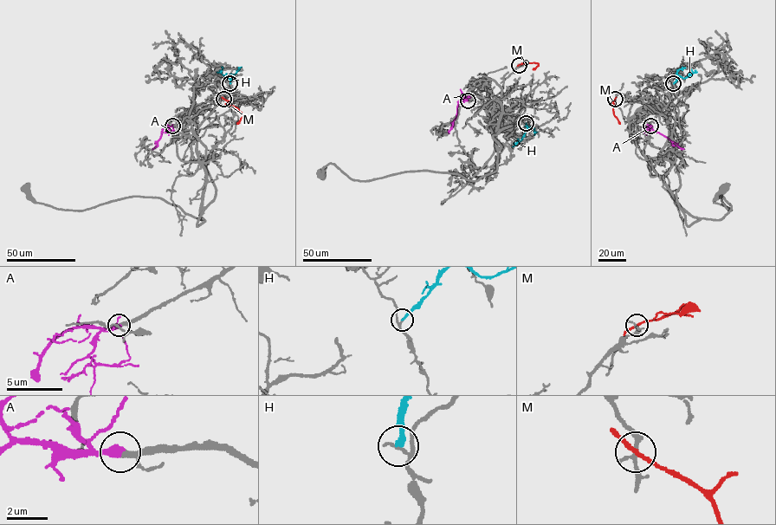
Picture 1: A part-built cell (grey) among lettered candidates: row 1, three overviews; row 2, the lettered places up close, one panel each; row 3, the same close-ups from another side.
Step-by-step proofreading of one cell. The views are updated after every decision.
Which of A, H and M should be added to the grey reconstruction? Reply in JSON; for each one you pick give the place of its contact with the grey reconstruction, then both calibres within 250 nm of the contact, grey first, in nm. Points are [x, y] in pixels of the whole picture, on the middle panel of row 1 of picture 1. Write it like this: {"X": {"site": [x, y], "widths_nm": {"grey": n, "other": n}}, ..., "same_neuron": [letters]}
{"A": {"site": [468, 100], "widths_nm": {"grey": 240, "other": 400}}, "same_neuron": ["A"]}

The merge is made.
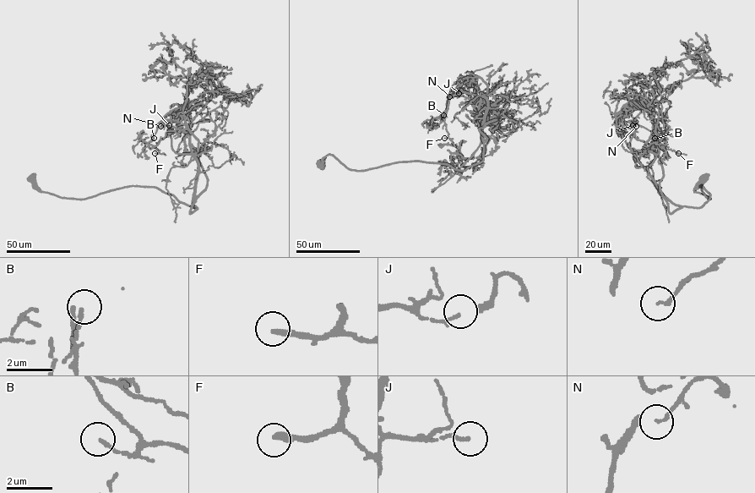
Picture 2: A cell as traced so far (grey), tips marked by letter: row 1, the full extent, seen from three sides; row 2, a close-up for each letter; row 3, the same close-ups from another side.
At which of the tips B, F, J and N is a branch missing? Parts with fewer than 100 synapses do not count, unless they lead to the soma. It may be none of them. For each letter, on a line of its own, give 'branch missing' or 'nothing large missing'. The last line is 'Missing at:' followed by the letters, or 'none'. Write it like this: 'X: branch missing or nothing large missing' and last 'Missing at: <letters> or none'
B: nothing large missing
F: branch missing
J: nothing large missing
N: nothing large missing
Missing at: F

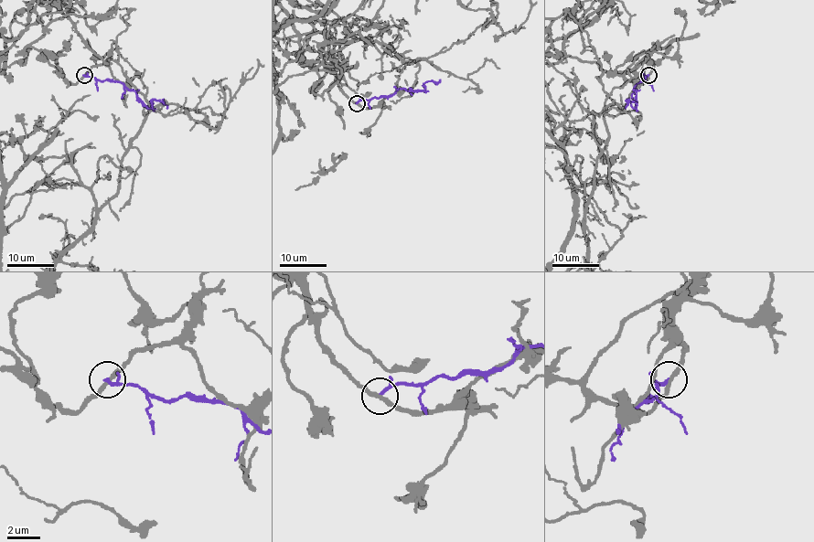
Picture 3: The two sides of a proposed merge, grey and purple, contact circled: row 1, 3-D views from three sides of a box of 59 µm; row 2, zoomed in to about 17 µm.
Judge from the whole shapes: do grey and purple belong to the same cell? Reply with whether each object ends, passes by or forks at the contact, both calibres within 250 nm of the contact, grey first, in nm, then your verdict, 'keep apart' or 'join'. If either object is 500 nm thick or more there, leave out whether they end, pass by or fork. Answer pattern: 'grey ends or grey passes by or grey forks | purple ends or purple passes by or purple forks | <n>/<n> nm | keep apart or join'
grey passes by | purple passes by | 240/150 nm | keep apart

